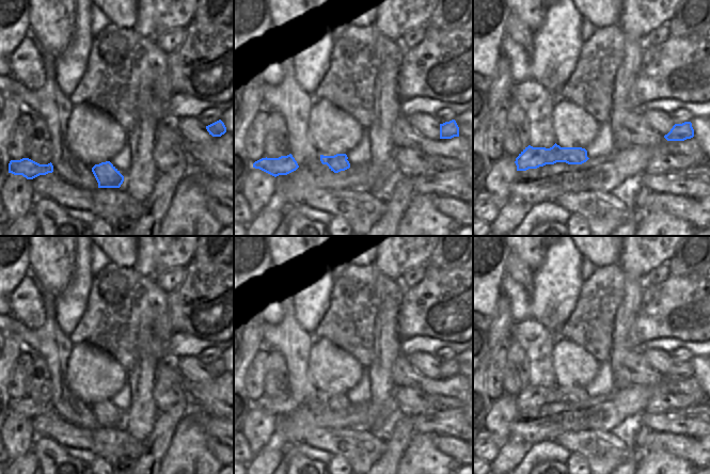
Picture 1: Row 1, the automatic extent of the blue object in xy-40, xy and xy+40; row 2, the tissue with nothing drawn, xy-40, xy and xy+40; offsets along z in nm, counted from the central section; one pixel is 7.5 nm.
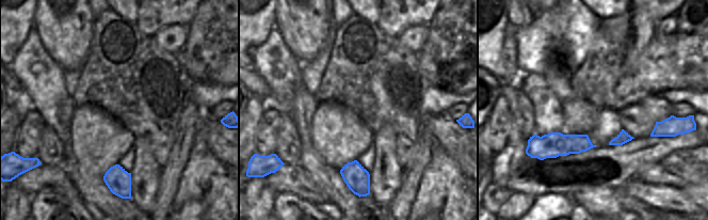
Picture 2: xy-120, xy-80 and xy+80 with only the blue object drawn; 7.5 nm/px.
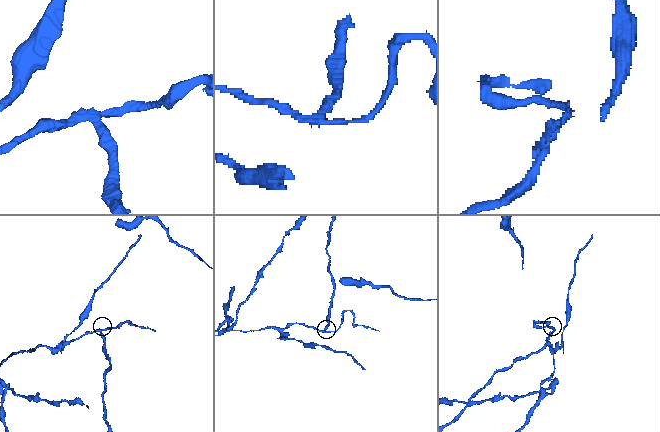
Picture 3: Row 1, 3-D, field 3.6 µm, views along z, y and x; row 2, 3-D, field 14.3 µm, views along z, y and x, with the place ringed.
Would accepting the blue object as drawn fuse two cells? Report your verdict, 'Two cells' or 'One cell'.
Two cells

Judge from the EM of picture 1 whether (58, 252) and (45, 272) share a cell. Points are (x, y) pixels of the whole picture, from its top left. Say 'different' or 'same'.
same

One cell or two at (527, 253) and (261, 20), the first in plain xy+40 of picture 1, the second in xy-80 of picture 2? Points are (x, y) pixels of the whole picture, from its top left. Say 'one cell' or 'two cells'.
two cells

